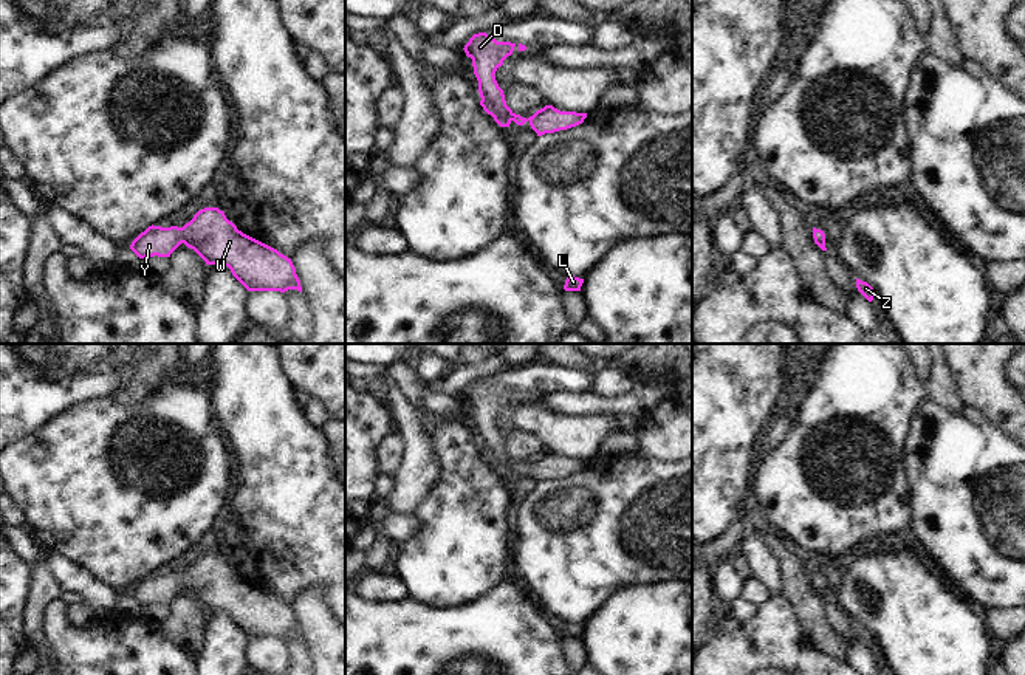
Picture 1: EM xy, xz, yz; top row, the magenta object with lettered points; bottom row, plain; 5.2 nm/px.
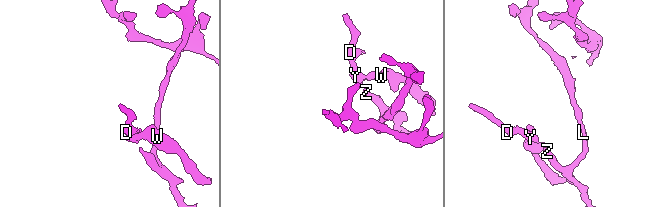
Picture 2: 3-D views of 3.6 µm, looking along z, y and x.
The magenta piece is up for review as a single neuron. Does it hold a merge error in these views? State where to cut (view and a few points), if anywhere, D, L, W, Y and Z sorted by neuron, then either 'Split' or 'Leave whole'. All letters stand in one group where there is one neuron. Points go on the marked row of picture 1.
No split. Groups: D L W Y Z. Leave whole

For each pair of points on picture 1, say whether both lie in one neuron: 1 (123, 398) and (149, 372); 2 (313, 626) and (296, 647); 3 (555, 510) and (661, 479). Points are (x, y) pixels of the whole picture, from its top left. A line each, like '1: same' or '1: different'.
1: same
2: different
3: same

